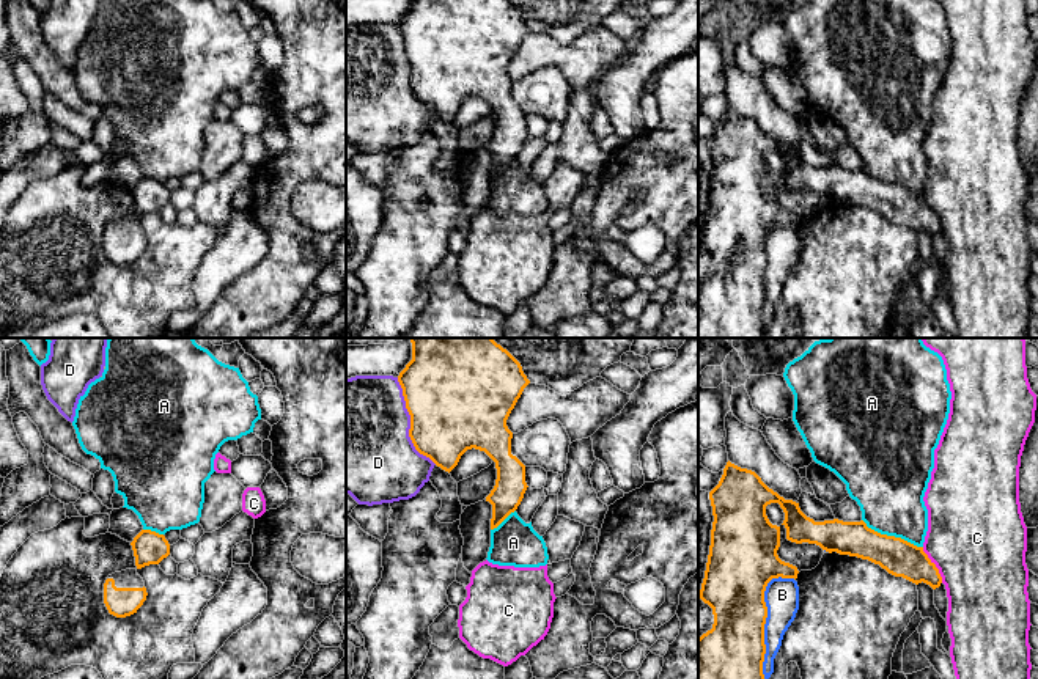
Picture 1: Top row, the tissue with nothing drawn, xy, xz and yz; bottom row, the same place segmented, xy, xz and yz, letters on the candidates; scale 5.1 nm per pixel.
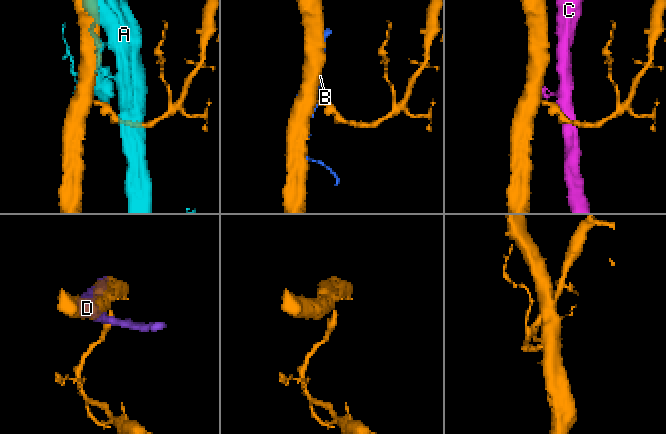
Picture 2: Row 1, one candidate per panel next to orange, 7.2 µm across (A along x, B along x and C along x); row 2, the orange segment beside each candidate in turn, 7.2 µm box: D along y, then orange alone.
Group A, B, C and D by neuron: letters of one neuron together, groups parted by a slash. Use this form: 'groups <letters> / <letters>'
groups A / B / C / D

